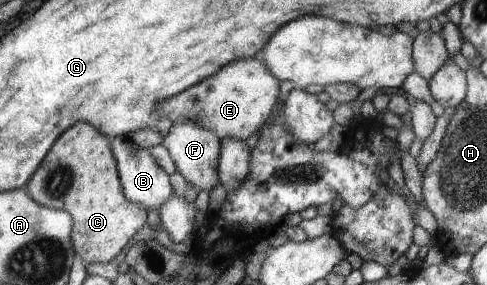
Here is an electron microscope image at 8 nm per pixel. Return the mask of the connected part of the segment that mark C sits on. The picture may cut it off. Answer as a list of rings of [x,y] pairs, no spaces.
[[[75,123],[57,139],[57,147],[45,159],[45,167],[32,175],[25,183],[26,188],[21,189],[43,207],[72,215],[72,244],[79,260],[85,264],[114,260],[147,221],[147,209],[123,195],[117,163],[107,138],[89,123]]]

